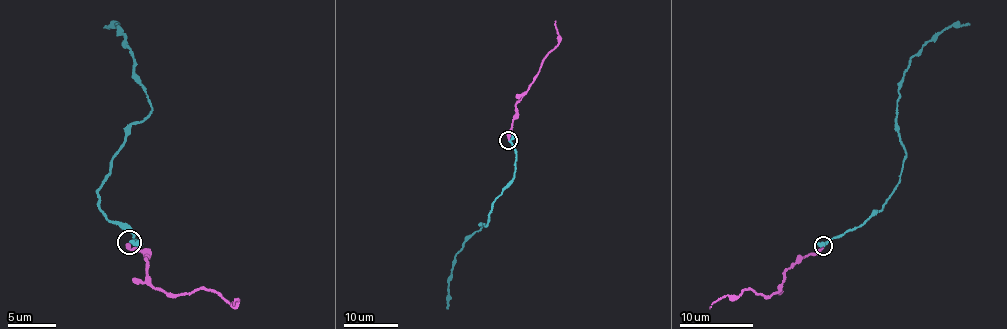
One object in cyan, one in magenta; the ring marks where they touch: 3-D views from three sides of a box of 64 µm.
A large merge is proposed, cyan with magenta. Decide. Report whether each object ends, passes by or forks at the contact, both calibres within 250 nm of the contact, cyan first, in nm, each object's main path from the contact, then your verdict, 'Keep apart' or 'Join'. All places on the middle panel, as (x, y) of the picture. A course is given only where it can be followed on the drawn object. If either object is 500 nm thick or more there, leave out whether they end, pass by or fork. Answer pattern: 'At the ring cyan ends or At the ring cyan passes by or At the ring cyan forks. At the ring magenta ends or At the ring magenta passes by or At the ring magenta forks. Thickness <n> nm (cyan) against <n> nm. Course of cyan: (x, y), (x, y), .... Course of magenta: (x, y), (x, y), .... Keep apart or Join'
At the ring cyan passes by. At the ring magenta ends. Thickness 240 nm (cyan) against 240 nm. Course of cyan: (509, 139), (516, 155), (514, 176), (494, 200), (484, 227), (464, 241), (452, 262), (448, 308). Course of magenta: (509, 139), (517, 103), (537, 75), (545, 56), (558, 44), (556, 20). Join

